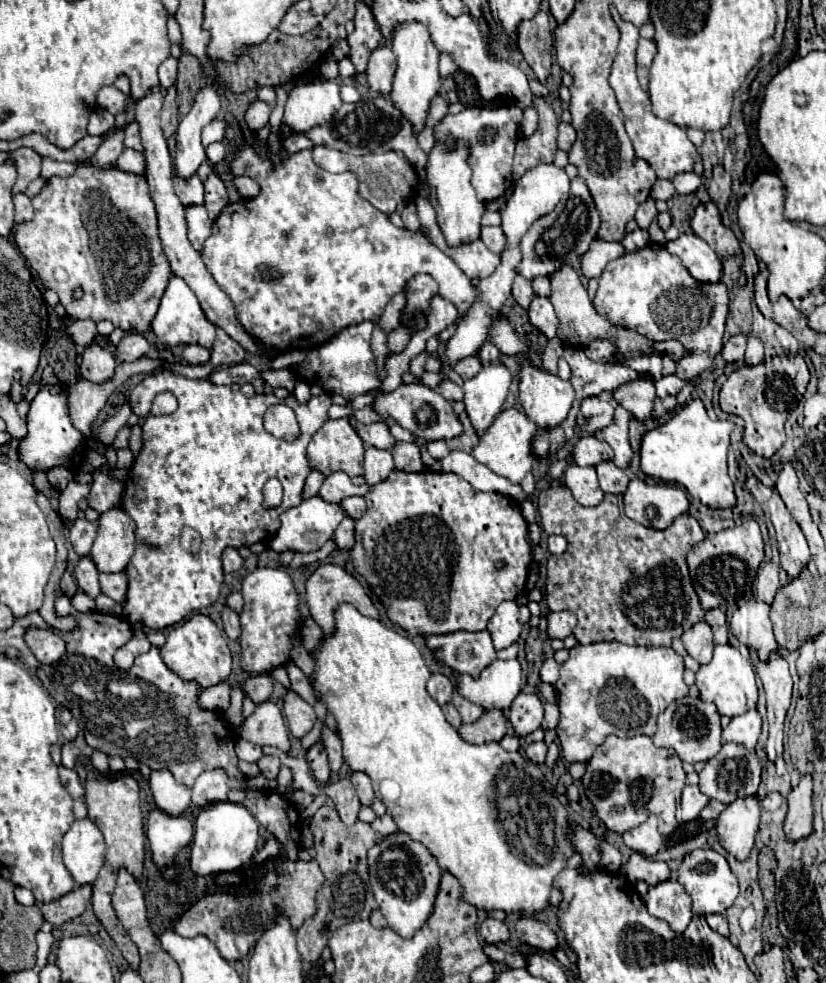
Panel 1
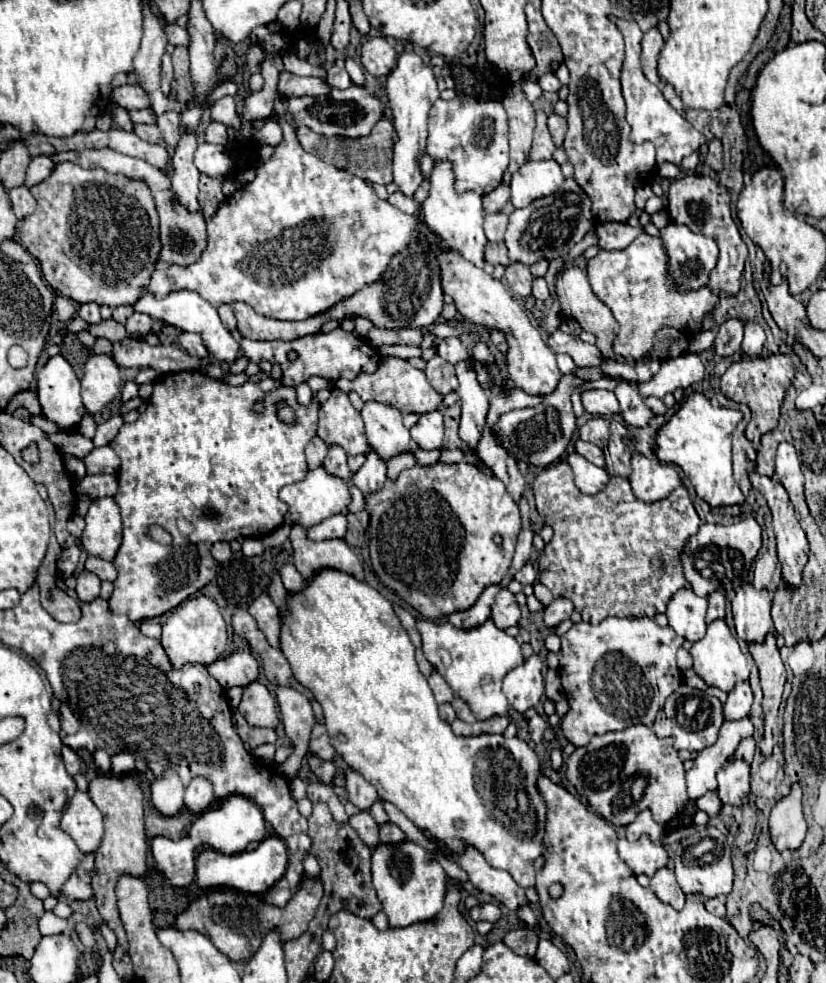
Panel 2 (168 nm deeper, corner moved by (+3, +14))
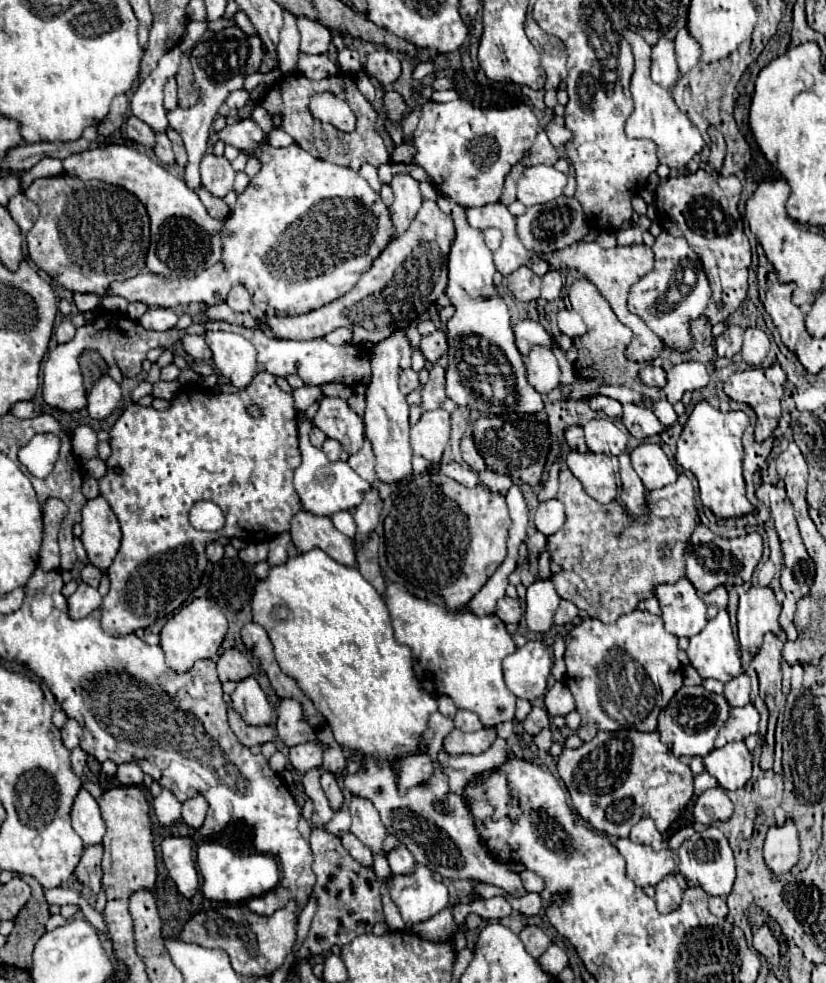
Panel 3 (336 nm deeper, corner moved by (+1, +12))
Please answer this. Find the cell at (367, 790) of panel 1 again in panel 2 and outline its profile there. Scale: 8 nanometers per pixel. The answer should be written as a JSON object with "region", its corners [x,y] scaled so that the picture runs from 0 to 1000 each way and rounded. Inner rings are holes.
{"region":[[[420,783],[418,804],[423,808],[423,816],[427,816],[435,824],[447,824],[459,814],[456,804],[430,783]]]}

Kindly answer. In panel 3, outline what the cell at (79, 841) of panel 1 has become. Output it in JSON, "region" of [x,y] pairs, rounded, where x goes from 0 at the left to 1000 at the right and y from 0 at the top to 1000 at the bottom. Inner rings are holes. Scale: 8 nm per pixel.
{"region":[[[96,804],[88,816],[86,834],[88,834],[88,844],[98,850],[103,861],[122,859],[127,850],[127,836],[122,832],[115,812],[105,804]]]}

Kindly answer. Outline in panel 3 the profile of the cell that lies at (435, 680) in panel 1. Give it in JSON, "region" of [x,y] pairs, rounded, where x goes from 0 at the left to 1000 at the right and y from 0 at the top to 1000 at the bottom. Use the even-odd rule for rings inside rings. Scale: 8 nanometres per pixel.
{"region":[[[531,708],[529,710],[529,714],[531,714],[531,724],[534,726],[539,726],[539,728],[551,728],[551,724],[553,724],[553,718],[551,718],[551,714],[544,710],[544,708]]]}

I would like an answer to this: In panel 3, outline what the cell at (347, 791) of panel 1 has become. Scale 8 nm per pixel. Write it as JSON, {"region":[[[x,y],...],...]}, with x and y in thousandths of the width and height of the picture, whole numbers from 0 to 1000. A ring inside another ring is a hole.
{"region":[[[452,869],[452,883],[454,883],[454,887],[456,887],[456,891],[461,895],[469,895],[469,891],[473,891],[473,885],[471,885],[466,869]]]}

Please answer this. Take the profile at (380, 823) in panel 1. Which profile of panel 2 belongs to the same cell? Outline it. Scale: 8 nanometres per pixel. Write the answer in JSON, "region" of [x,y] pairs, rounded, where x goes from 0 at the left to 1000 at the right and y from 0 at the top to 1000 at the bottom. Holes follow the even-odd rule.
{"region":[[[464,838],[461,840],[461,857],[471,857],[471,859],[481,859],[481,857],[490,857],[493,852],[490,852],[490,848],[488,848],[488,844],[483,842],[483,840],[478,840],[478,838]]]}

